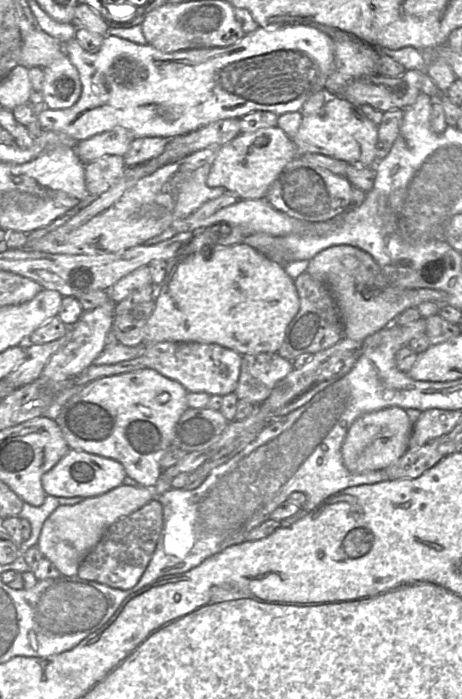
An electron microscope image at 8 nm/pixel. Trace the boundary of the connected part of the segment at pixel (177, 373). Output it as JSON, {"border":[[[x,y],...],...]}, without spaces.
{"border":[[[144,343],[143,355],[147,368],[179,382],[188,392],[206,392],[221,396],[234,392],[242,363],[241,354],[215,343]]]}

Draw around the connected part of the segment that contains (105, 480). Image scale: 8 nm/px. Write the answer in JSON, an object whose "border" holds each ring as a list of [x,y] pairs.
{"border":[[[70,449],[52,469],[42,476],[42,486],[50,496],[90,498],[120,486],[126,476],[123,465],[115,459]]]}

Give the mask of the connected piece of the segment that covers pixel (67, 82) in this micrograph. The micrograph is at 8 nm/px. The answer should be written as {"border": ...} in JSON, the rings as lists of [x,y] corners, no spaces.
{"border":[[[65,55],[43,68],[44,79],[37,96],[46,108],[65,109],[73,106],[82,92],[76,67]]]}

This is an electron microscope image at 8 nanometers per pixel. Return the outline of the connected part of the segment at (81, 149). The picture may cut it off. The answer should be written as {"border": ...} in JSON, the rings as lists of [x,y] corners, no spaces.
{"border":[[[117,127],[91,138],[79,141],[74,149],[77,156],[88,163],[97,160],[105,155],[124,155],[135,136],[131,131],[123,127]]]}

